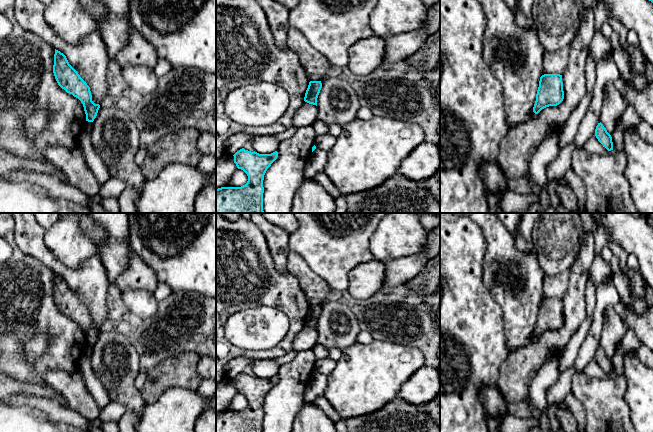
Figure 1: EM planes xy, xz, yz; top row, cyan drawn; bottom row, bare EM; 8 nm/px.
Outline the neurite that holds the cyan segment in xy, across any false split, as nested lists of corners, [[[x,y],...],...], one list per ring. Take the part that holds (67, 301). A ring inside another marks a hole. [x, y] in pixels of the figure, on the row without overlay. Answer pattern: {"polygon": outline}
{"polygon": [[[55,273],[53,297],[58,309],[83,328],[86,345],[93,346],[100,332],[92,325],[90,311],[69,288],[66,280]]]}

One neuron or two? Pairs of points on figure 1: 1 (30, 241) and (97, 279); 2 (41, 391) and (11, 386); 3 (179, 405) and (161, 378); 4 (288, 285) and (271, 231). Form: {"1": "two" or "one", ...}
{"1": "one", "2": "one", "3": "two", "4": "two"}

